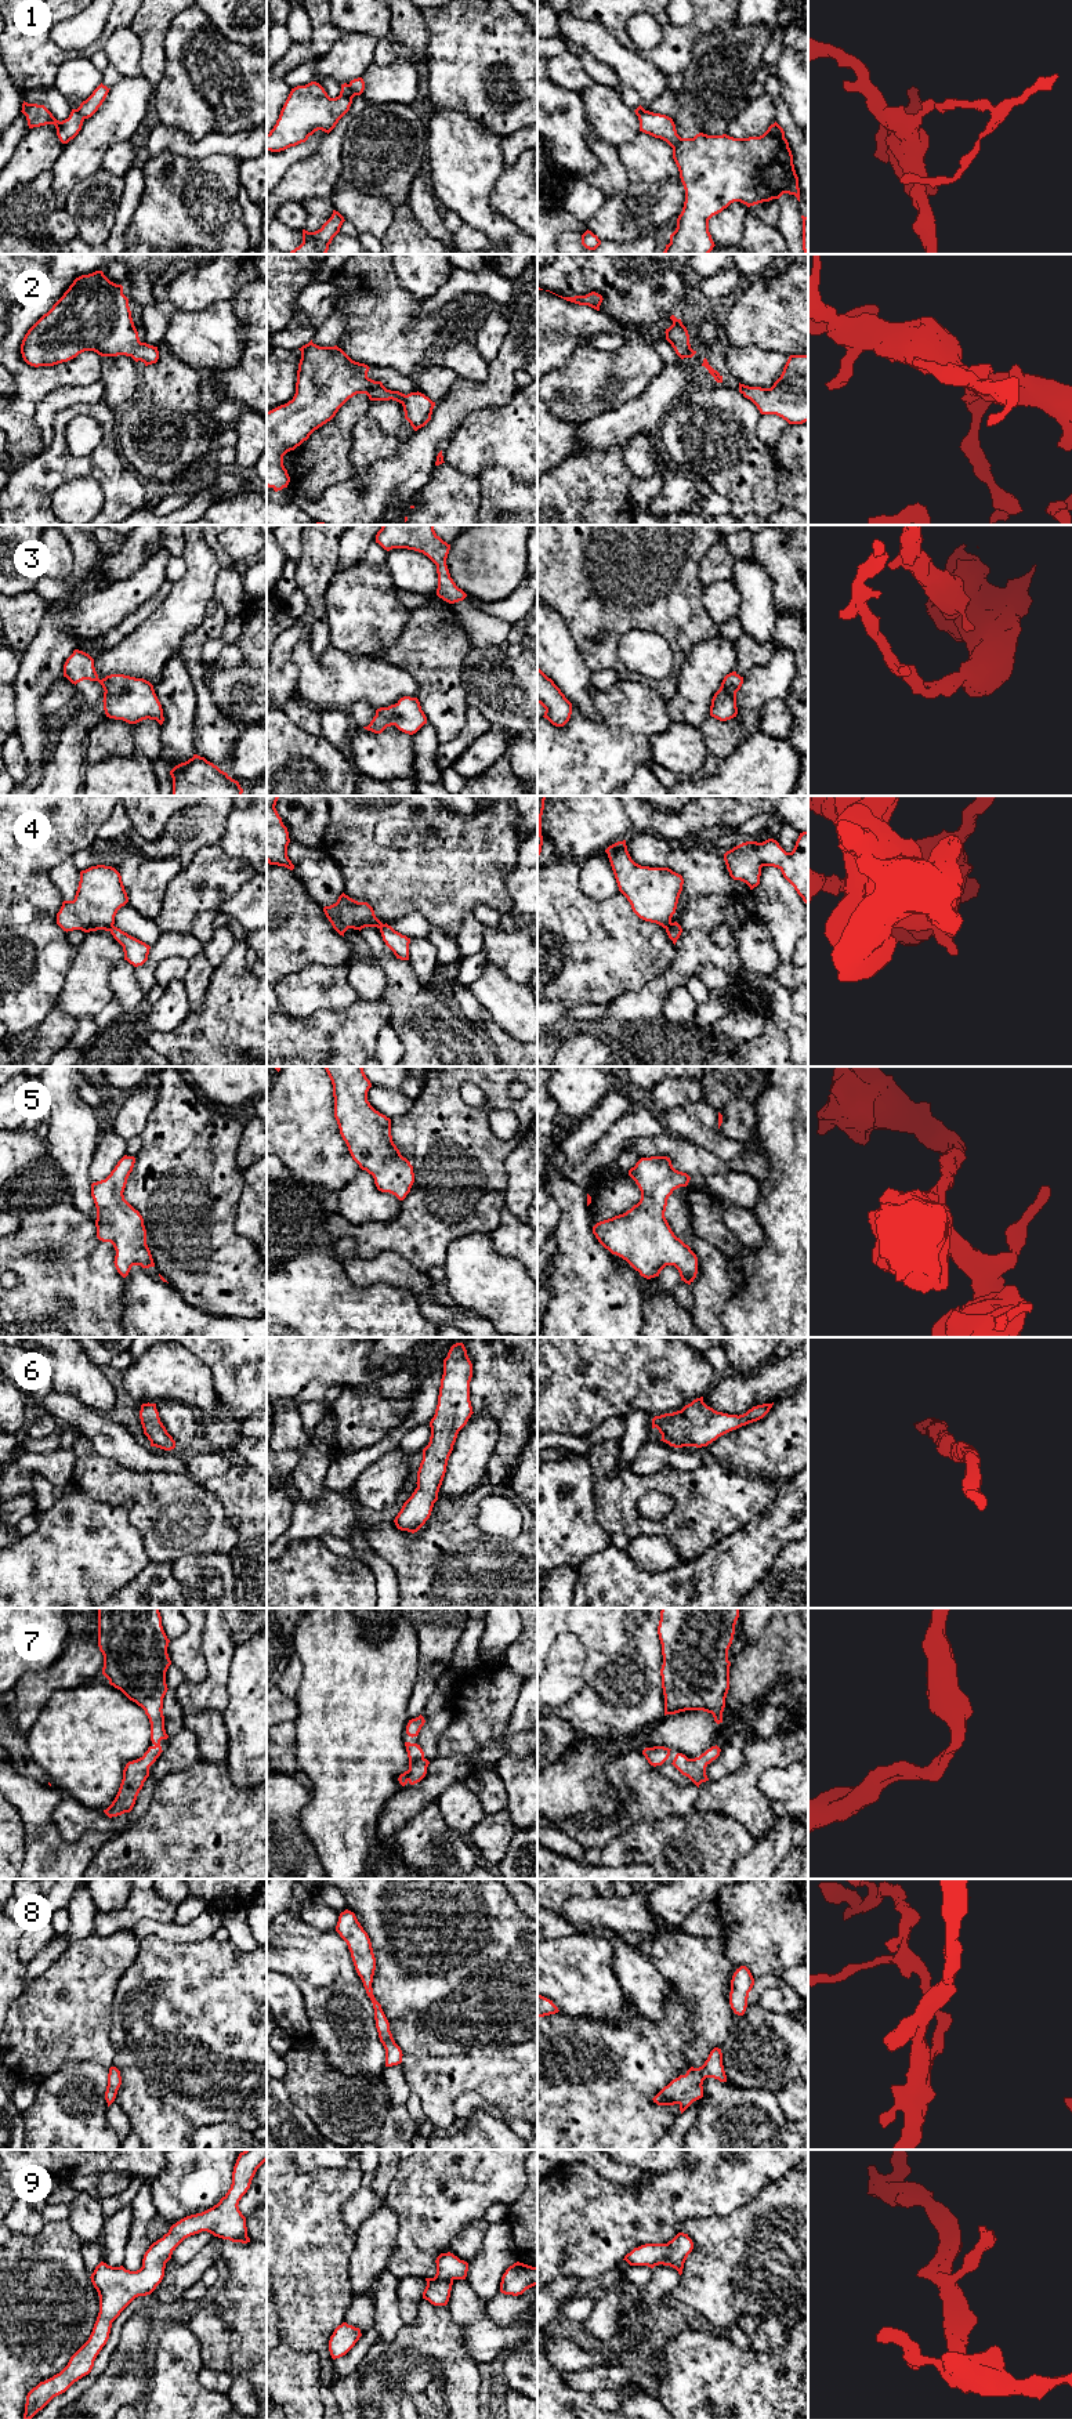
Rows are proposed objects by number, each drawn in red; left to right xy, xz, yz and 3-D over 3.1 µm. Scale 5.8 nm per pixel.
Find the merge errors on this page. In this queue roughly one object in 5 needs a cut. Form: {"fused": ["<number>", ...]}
{"fused": ["1", "4"]}

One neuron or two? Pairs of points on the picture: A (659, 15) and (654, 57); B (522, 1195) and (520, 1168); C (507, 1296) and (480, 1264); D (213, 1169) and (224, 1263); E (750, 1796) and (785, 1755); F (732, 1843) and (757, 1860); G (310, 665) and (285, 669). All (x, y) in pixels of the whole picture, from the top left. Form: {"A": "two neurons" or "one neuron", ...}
{"A": "one neuron", "B": "one neuron", "C": "one neuron", "D": "one neuron", "E": "one neuron", "F": "two neurons", "G": "two neurons"}

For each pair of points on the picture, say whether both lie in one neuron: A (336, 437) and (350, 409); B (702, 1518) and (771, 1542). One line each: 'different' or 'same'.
A: same
B: different

